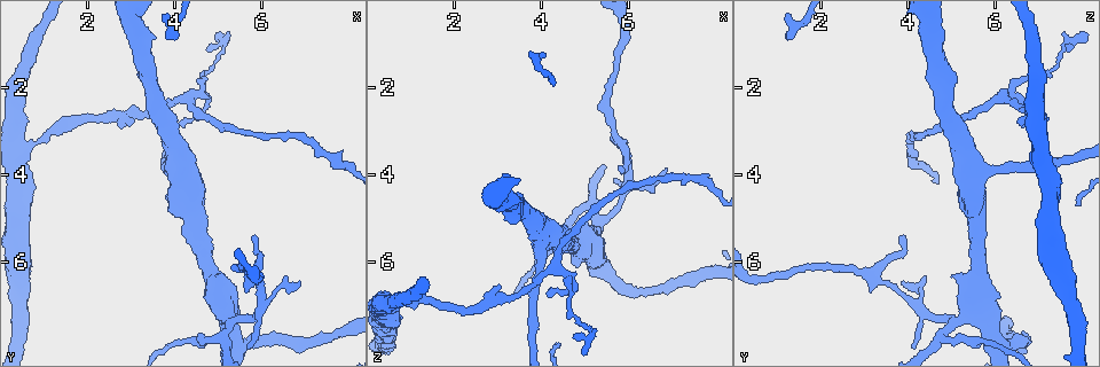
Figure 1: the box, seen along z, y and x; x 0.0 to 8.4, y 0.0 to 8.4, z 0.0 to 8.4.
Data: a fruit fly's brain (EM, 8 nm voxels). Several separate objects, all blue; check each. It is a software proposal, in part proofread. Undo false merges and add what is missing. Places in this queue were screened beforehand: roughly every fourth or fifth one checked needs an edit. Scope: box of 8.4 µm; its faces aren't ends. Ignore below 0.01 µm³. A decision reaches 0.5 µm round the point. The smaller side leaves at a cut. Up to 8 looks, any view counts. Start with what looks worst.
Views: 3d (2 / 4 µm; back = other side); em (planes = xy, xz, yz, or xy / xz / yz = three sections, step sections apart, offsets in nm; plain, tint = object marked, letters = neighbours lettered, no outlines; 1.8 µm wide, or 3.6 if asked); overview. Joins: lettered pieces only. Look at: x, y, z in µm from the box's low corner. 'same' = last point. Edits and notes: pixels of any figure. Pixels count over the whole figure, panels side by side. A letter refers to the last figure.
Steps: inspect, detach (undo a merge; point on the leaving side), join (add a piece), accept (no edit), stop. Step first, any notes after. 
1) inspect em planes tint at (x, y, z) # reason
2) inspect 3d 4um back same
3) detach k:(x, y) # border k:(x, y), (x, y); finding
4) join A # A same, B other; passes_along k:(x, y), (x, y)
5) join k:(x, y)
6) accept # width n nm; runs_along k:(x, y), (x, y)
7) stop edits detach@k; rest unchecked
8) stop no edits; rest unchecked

inspect 3d 4um at (4.00, 0.90, 1.25) # branch stops here

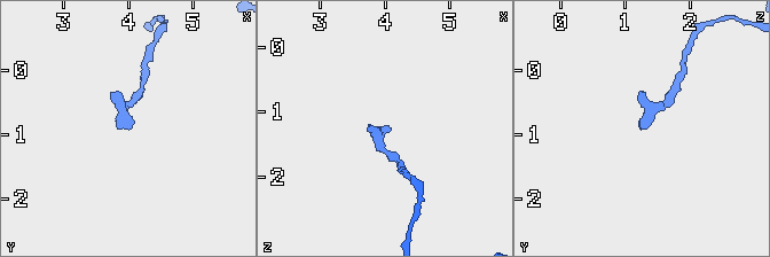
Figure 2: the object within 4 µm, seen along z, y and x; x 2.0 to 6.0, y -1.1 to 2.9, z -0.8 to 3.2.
inspect em 3.6um xy step 8 tint at (4.05, 0.85, 1.20) # need the tissue

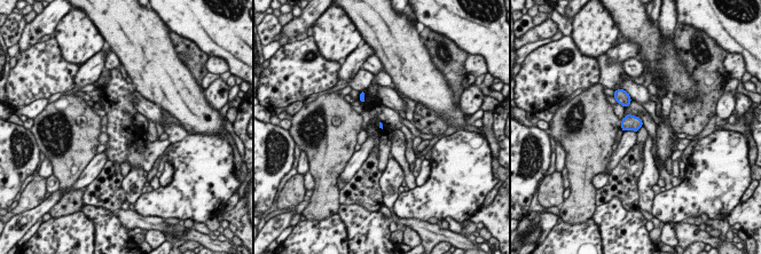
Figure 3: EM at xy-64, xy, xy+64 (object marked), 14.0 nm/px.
inspect em 3.6um planes letters same # another direction

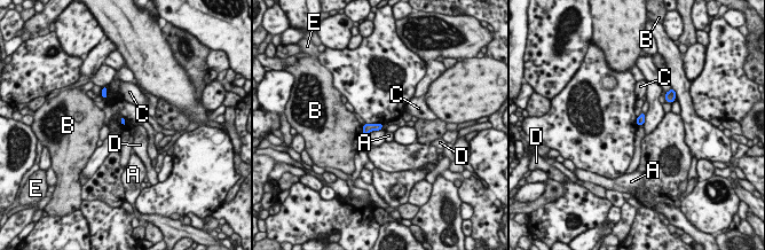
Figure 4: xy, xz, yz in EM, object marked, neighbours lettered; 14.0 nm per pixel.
accept # A other, B other, C other, D other, E other; border 4:(663, 95), (665, 100); no lettered piece goes on from it

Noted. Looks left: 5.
inspect em 3.6um planes letters at (4.25, 2.25, 6.15) # four arms meet

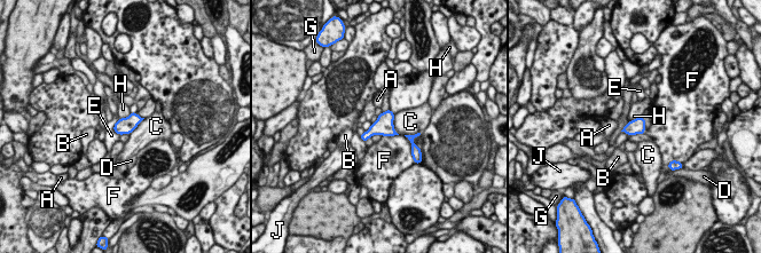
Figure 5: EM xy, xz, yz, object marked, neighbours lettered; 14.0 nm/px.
accept # longest_contact C 300 nm; A other, B other, C other, D other, E other, F other, G other, H other, J other; border 5:(644, 117), (637, 117), (628, 121); continuous, no second cell

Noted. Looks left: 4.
inspect em planes letters at (5.85, 5.40, 3.85) # tapers out

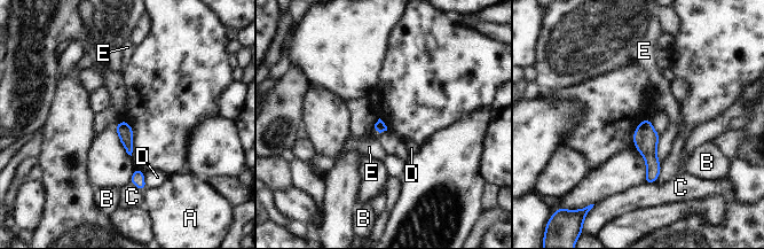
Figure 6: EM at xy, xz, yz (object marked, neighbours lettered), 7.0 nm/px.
accept # A other, B other, C other, D other, E other; no lettered piece goes on from it

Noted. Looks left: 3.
stop no edits; rest unchecked

